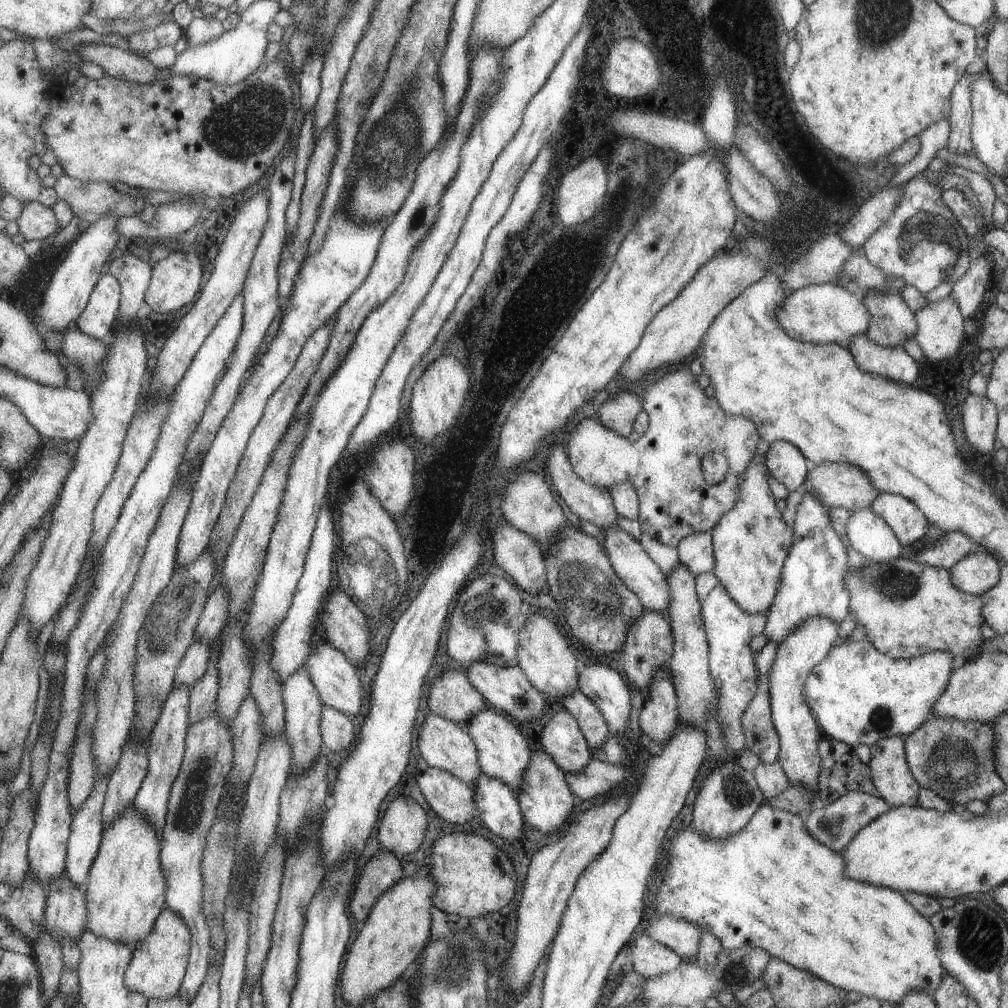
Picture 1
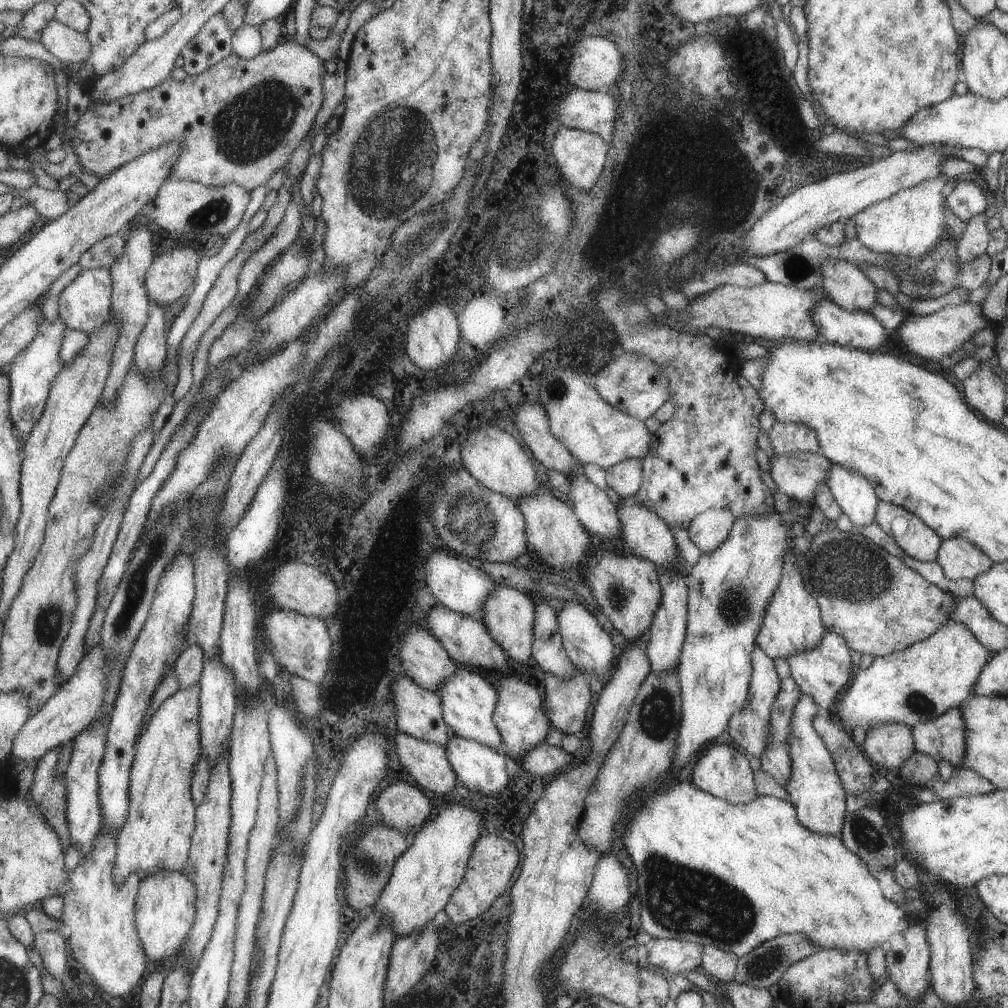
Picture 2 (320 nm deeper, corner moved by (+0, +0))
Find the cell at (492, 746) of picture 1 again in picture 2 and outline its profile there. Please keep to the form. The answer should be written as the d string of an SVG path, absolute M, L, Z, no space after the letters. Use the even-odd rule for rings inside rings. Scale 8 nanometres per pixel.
M459 666L450 678L439 684L436 692L440 696L443 720L453 734L473 739L495 750L502 749L501 733L493 720L495 700L498 700L498 696L495 696L495 690L479 674L475 674L475 671L463 670L463 666Z

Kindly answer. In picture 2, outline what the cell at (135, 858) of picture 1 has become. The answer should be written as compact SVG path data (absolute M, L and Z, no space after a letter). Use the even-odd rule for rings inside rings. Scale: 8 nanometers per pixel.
M200 683L186 689L179 689L170 696L146 724L138 738L137 754L134 760L130 788L130 811L126 823L119 832L118 853L114 868L114 881L122 885L135 871L145 878L153 871L183 871L190 858L192 836L197 823L198 806L192 796L192 784L197 763L203 757Z

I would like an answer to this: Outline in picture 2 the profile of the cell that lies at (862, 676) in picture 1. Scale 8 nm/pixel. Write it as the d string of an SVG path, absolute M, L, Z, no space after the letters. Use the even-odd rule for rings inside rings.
M947 620L926 639L910 644L902 651L874 657L870 666L864 670L857 670L855 678L844 690L843 696L834 706L831 715L837 718L844 731L849 732L855 726L860 726L864 730L881 723L903 723L912 727L918 722L937 718L950 708L959 708L967 698L970 698L979 673L992 655L990 649L987 649L966 625Z

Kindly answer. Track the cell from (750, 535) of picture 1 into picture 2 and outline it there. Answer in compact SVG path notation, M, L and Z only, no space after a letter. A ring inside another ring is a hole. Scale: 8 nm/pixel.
M792 548L786 550L786 559L782 560L781 579L770 602L767 603L761 631L757 636L756 645L770 656L771 660L776 658L785 660L790 656L818 647L825 632L818 601L806 591L805 585L801 582L801 572L793 565L795 558L791 550Z

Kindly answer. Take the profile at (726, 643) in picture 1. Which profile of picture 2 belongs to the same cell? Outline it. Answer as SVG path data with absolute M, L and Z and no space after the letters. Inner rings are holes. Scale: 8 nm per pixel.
M755 644L753 650L753 674L750 676L749 698L745 706L730 716L730 722L727 723L728 734L734 744L743 748L743 752L759 758L768 743L768 724L770 716L771 703L775 695L779 692L779 678L775 674L773 662L767 655Z

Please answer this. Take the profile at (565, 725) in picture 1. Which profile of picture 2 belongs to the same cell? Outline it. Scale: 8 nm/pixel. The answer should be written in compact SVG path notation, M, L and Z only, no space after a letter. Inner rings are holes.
M575 669L568 679L546 673L543 682L543 708L553 728L565 734L579 734L591 692L585 682L587 672Z

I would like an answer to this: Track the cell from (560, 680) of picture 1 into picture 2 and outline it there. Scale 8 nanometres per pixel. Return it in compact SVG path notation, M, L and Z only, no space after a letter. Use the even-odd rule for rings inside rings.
M499 583L495 584L493 591L486 596L483 610L485 611L483 611L481 622L505 655L520 664L527 662L534 638L536 608L533 608L533 602L523 594L523 591L519 592L519 590L513 590L512 587Z

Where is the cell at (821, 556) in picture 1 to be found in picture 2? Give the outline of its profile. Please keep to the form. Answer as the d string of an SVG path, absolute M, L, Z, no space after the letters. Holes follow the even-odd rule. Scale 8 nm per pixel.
M825 629L822 642L818 647L799 653L785 659L789 665L791 678L798 684L801 694L809 695L819 705L821 711L831 714L837 700L839 690L851 680L851 658L849 658L849 647L843 636Z

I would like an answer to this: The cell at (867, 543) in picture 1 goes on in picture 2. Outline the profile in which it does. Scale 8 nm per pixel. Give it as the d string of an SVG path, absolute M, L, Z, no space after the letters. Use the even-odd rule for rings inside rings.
M830 462L825 484L853 527L874 522L878 498L869 481L860 472Z

